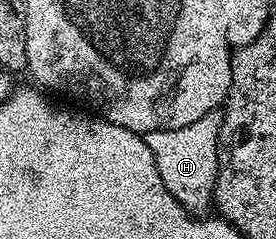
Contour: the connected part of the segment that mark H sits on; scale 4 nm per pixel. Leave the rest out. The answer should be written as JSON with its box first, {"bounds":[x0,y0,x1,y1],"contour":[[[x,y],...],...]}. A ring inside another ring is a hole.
{"bounds":[143,112,220,217],"contour":[[[219,112],[207,113],[198,123],[190,123],[190,127],[143,134],[156,160],[158,175],[162,175],[162,183],[166,183],[166,191],[170,191],[170,195],[194,217],[205,216],[214,205],[212,196],[220,166],[220,118]]]}

